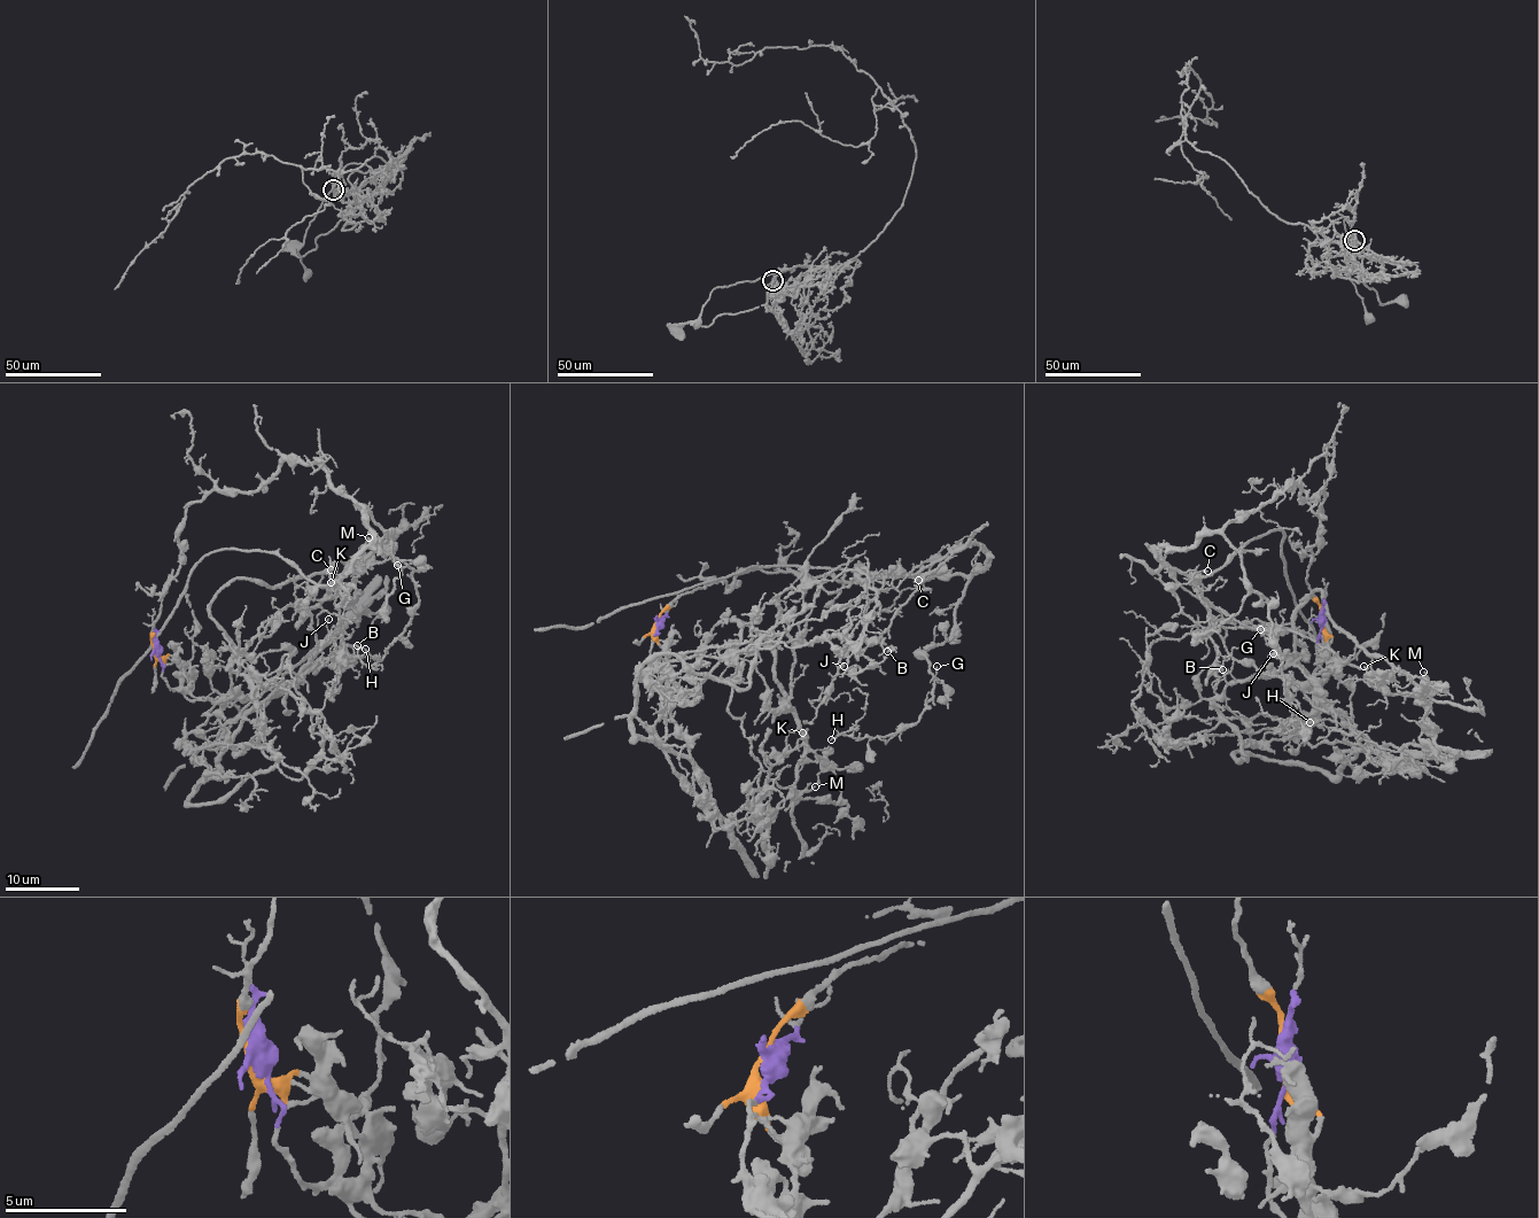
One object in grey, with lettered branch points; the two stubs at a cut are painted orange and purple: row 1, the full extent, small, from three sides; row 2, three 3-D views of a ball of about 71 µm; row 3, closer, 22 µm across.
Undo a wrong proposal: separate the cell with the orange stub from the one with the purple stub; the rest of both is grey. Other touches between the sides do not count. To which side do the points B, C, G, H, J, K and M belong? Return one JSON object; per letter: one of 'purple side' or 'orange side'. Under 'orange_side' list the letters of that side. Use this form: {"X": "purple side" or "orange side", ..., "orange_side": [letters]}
{"B": "orange side", "C": "orange side", "G": "orange side", "H": "orange side", "J": "orange side", "K": "purple side", "M": "purple side", "orange_side": ["B", "C", "G", "H", "J"]}

